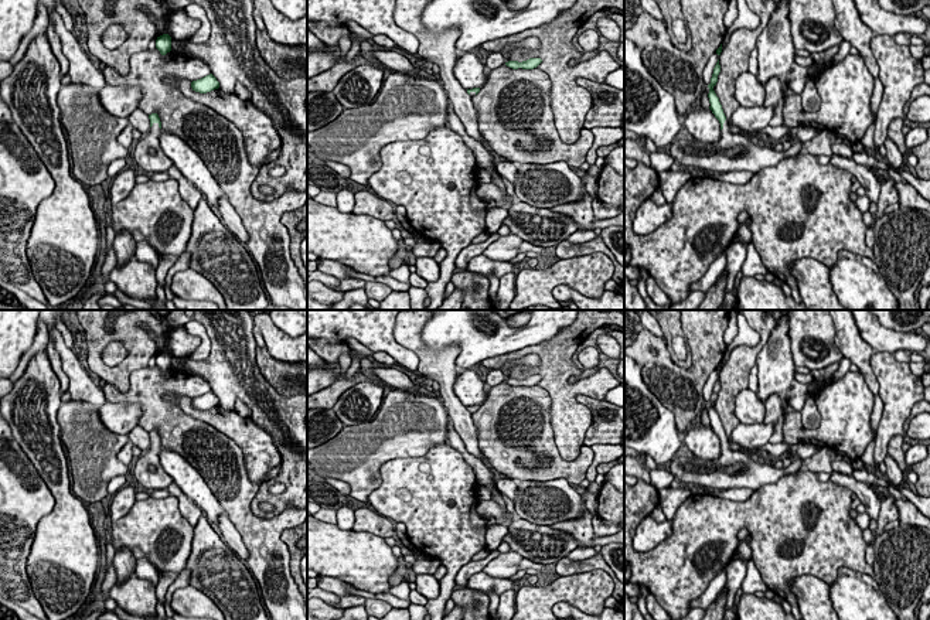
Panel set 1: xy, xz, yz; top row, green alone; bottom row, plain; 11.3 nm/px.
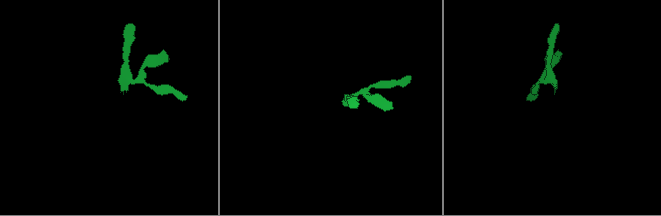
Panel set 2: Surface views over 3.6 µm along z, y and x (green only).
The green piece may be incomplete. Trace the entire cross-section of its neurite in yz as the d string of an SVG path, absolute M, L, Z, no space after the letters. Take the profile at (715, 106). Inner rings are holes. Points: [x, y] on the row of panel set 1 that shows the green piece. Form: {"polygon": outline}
{"polygon": "M719 59L713 68L709 88L709 109L721 123L721 139L715 143L679 139L671 143L671 157L689 168L699 168L706 173L752 171L753 174L764 167L771 167L787 157L797 156L803 142L796 142L787 151L776 150L774 143L753 143L743 134L733 134L729 130L719 98L713 86L721 72Z"}

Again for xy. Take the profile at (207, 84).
{"polygon": "M209 74L201 79L193 81L191 88L195 92L207 93L207 92L211 92L214 89L218 89L219 82L217 81L217 78L212 74Z"}

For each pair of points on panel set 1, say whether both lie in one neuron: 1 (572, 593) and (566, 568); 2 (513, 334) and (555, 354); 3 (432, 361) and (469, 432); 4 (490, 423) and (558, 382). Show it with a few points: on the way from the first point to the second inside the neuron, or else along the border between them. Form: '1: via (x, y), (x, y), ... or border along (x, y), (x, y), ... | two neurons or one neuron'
1: border along (600, 568), (559, 576) | two neurons
2: border along (564, 329), (548, 340), (508, 351), (503, 356) | two neurons
3: via (446, 378), (446, 392), (459, 415) | one neuron
4: border along (537, 384), (549, 397), (551, 422) | two neurons

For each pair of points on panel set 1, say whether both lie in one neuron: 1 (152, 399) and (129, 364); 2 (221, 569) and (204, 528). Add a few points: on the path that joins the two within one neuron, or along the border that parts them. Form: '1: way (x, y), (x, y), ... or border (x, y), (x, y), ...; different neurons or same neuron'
1: border (147, 365), (130, 374), (126, 391), (106, 384); different neurons
2: way (211, 559), (207, 538); same neuron

